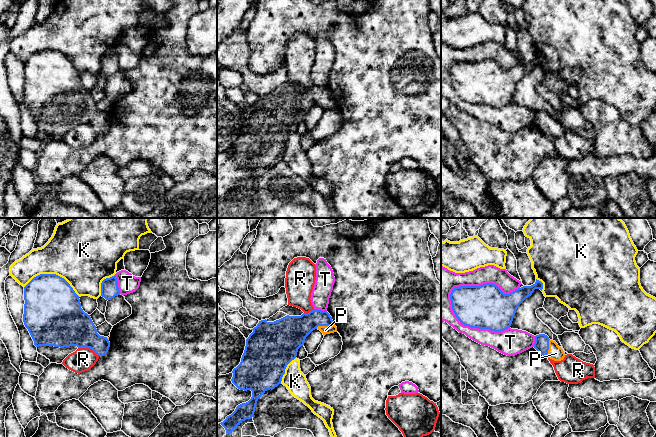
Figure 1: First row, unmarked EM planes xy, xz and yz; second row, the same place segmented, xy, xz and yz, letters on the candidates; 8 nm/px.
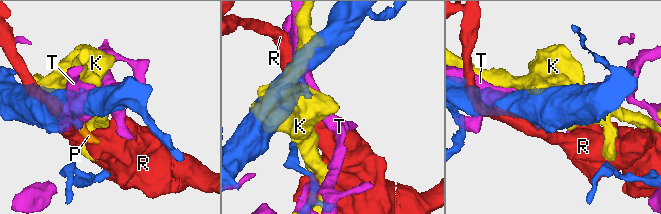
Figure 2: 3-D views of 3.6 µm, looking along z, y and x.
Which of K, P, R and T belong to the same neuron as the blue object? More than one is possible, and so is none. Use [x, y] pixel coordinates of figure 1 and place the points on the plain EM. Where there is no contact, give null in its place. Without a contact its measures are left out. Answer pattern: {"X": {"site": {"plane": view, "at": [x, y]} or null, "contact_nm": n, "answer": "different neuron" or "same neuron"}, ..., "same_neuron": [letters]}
{"K": {"site": {"plane": "xy", "at": [53, 50]}, "contact_nm": 460, "answer": "different neuron"}, "P": {"site": {"plane": "xz", "at": [324, 101]}, "contact_nm": 150, "answer": "same neuron"}, "R": {"site": {"plane": "xy", "at": [88, 123]}, "contact_nm": 180, "answer": "different neuron"}, "T": {"site": {"plane": "yz", "at": [476, 62]}, "contact_nm": 600, "answer": "different neuron"}, "same_neuron": ["P"]}

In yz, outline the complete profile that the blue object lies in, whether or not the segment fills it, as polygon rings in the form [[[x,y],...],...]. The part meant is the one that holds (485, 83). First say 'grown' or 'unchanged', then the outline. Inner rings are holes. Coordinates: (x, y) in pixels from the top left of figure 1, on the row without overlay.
unchanged; [[[537,55],[533,61],[523,62],[509,70],[503,69],[493,59],[480,62],[455,63],[450,70],[452,86],[464,102],[501,108],[510,104],[518,82],[531,72],[535,65],[540,65],[541,67],[543,65],[543,59]]]

